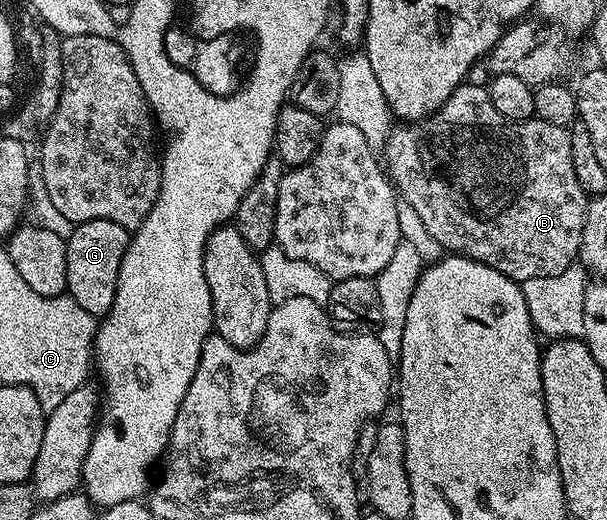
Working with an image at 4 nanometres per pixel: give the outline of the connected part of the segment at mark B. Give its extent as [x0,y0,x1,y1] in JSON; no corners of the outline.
[385,84,589,283]

